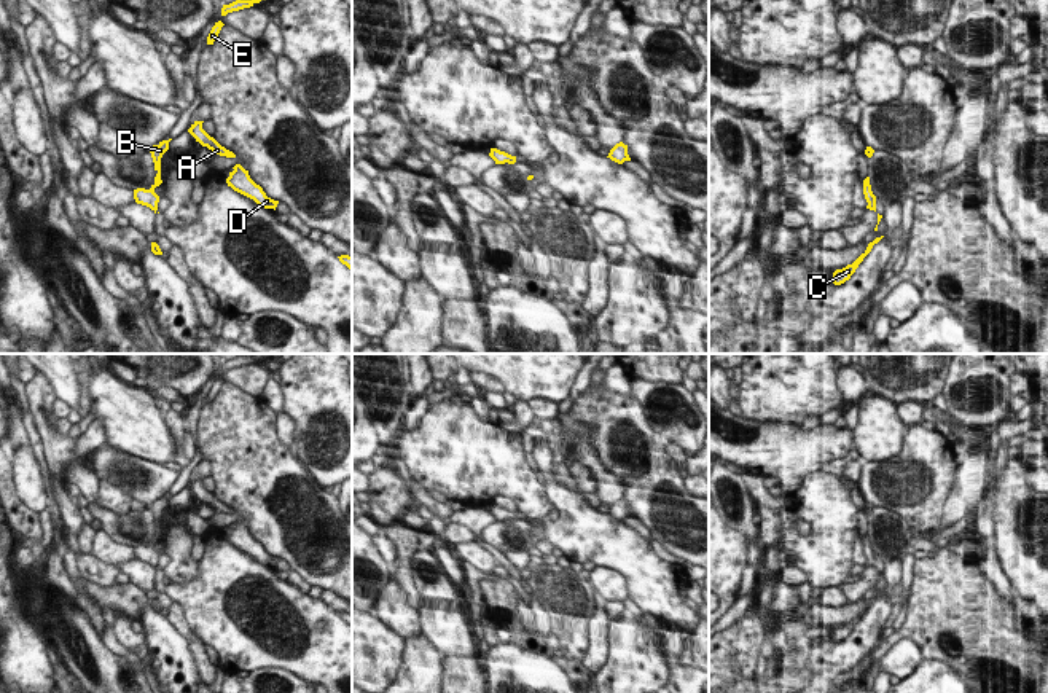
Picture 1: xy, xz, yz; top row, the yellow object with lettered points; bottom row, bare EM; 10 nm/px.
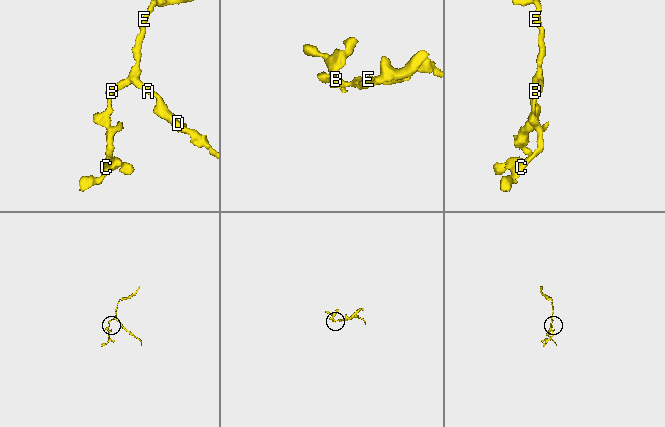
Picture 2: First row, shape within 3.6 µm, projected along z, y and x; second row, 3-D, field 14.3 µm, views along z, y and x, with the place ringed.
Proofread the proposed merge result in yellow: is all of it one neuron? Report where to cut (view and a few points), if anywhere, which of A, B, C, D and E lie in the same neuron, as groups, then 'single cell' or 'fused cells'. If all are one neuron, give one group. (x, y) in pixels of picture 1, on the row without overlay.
no cut | A B C D E | single cell

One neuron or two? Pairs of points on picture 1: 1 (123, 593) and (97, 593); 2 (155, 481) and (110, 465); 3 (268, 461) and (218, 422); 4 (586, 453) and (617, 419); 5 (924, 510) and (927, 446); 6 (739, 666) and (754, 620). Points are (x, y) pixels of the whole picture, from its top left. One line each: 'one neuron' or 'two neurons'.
1: one neuron
2: one neuron
3: one neuron
4: two neurons
5: one neuron
6: one neuron

